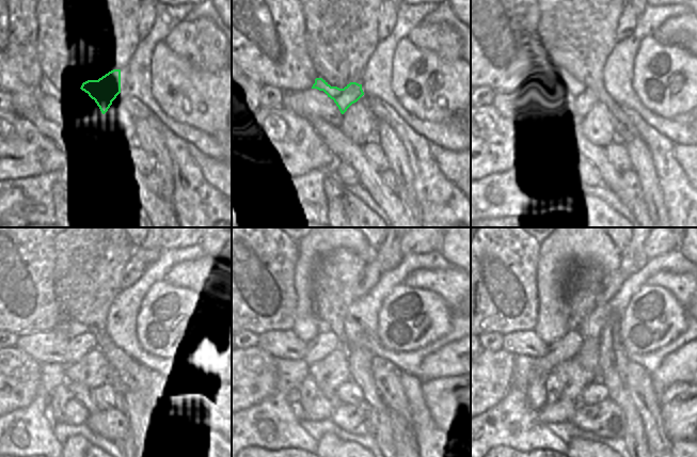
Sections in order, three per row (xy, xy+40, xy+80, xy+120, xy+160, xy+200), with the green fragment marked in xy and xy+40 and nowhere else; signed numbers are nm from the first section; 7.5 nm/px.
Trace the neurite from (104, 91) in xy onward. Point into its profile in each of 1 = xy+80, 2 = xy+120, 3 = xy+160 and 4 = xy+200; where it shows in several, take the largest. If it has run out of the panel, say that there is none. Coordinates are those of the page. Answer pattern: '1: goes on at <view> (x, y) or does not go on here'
1: goes on at xy+80 (584, 100)
2: goes on at xy+120 (79, 346)
3: goes on at xy+160 (323, 344)
4: goes on at xy+200 (565, 348)

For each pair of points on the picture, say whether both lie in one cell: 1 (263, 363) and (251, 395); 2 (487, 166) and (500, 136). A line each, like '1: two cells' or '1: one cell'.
1: one cell
2: one cell

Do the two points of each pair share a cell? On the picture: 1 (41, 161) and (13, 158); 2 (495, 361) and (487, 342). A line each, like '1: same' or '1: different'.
1: same
2: different

